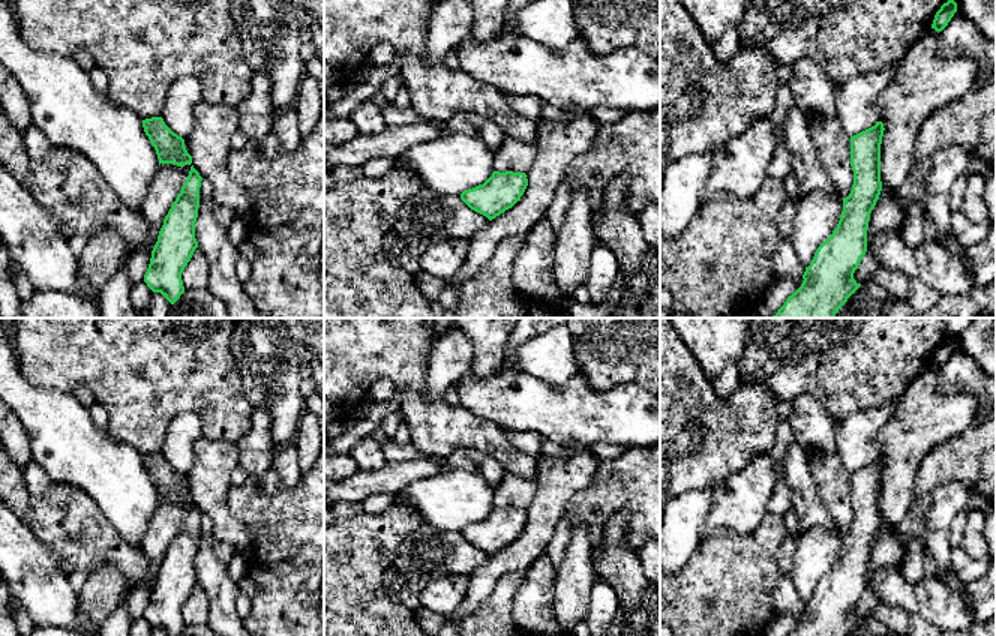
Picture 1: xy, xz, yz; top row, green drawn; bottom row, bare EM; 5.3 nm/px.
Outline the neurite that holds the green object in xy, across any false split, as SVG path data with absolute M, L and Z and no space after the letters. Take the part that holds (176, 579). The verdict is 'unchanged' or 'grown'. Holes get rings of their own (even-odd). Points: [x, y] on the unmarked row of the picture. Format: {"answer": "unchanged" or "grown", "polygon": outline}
{"answer": "unchanged", "polygon": "M192 501L180 530L164 555L144 610L147 622L153 628L160 628L166 636L178 636L184 628L182 609L198 584L195 558L201 516L202 513Z"}

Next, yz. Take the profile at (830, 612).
{"answer": "unchanged", "polygon": "M884 459L850 472L854 520L832 570L806 603L801 622L786 636L848 636L860 620L854 615L867 588L870 549L882 526L880 480Z"}

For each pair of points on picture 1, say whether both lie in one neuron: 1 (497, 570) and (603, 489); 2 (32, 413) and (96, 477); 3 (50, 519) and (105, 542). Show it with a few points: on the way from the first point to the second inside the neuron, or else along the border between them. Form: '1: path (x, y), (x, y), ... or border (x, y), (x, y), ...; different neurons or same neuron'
1: border (588, 486), (569, 501), (564, 513); different neurons
2: path (48, 429), (80, 461); same neuron
3: path (63, 528), (81, 528), (92, 539); same neuron

